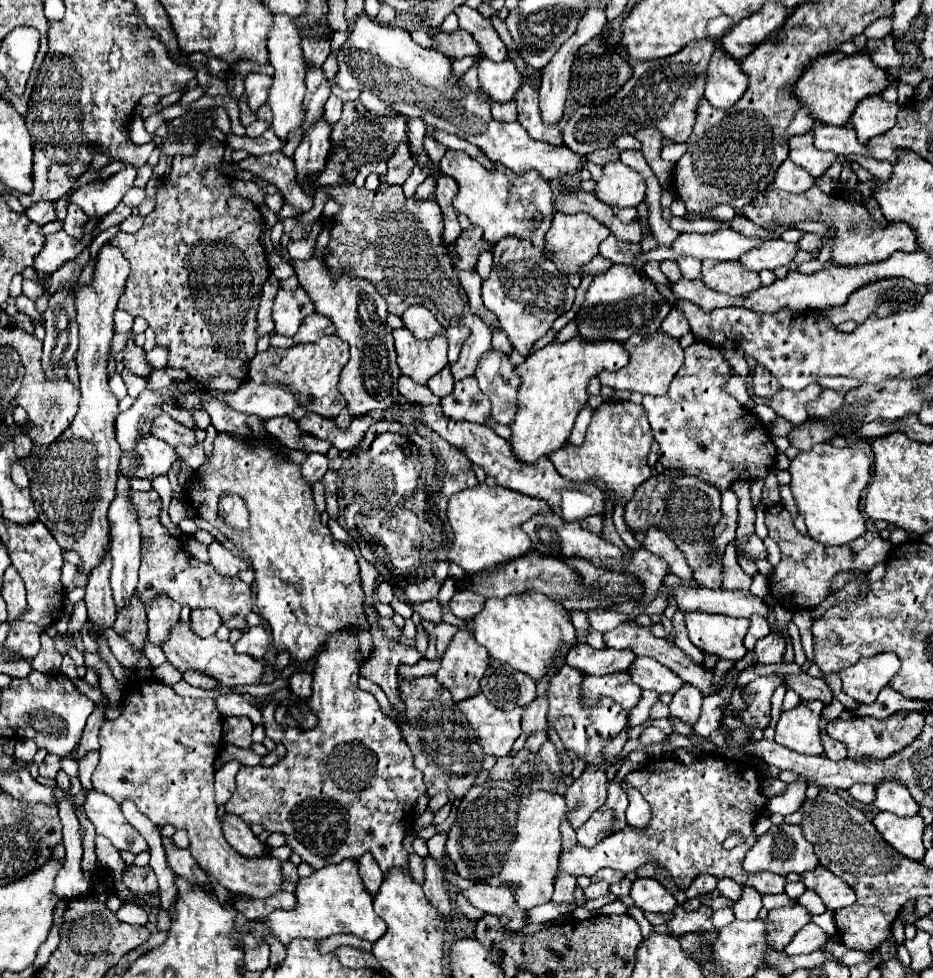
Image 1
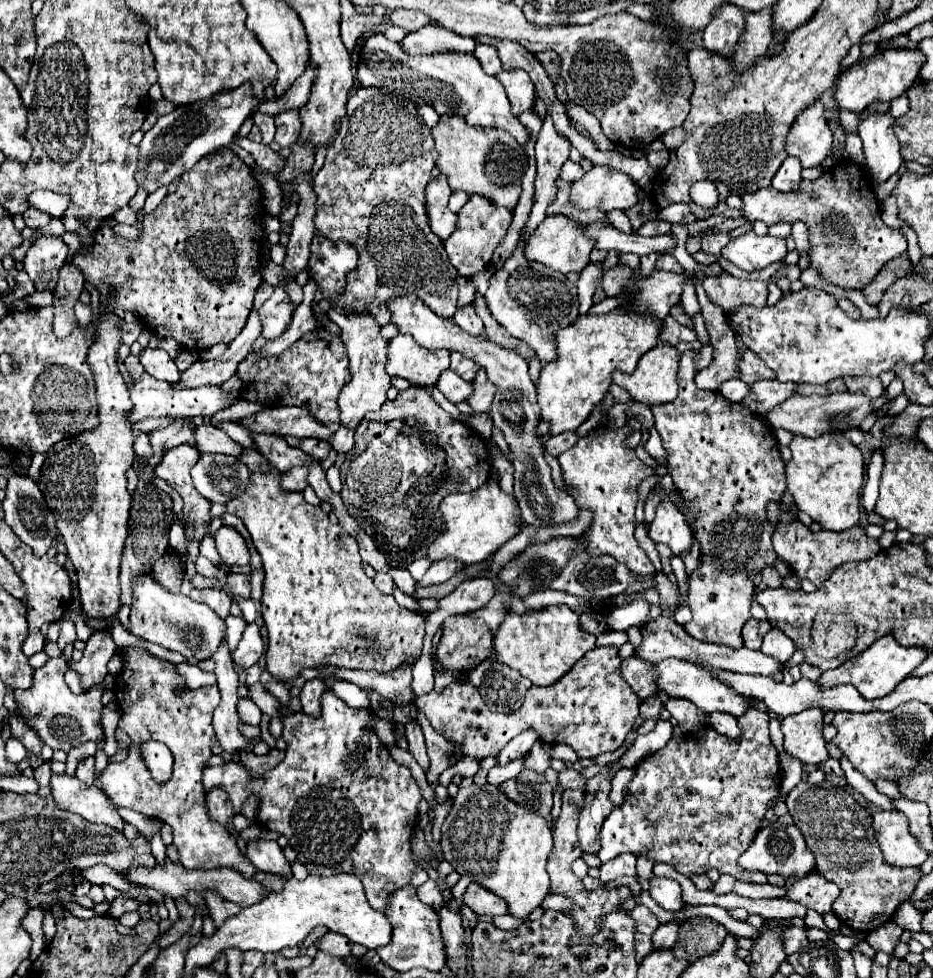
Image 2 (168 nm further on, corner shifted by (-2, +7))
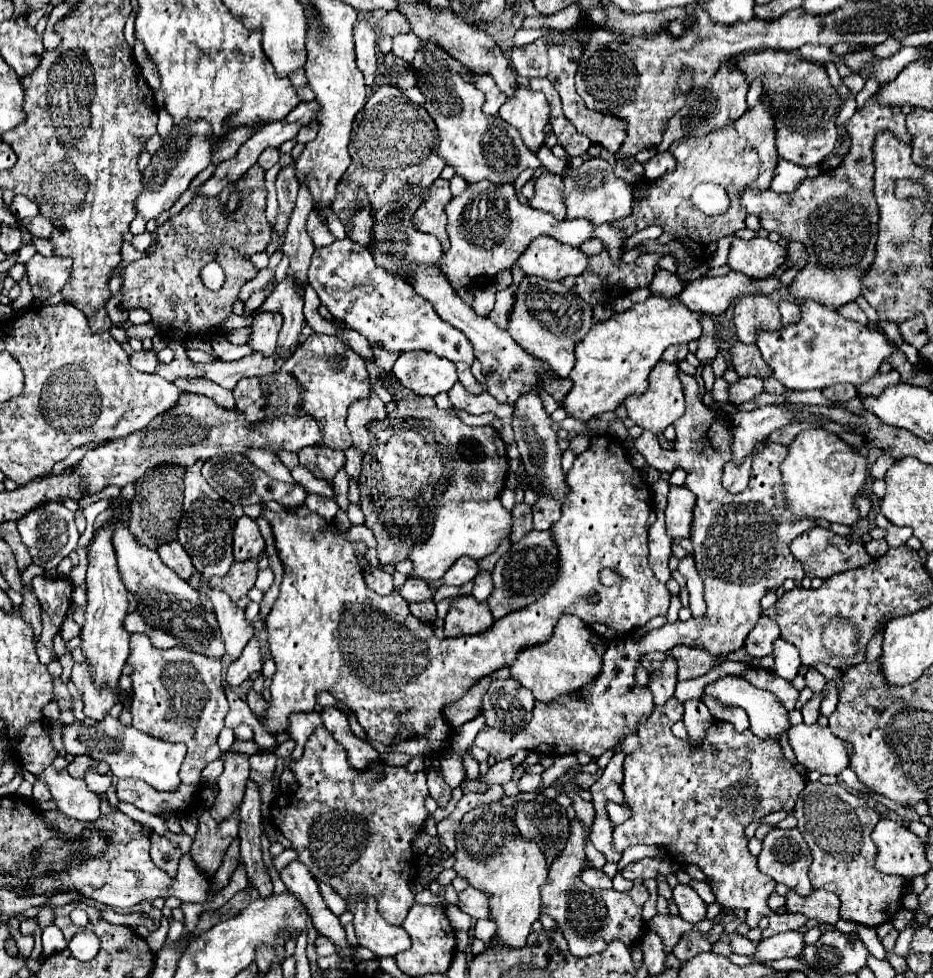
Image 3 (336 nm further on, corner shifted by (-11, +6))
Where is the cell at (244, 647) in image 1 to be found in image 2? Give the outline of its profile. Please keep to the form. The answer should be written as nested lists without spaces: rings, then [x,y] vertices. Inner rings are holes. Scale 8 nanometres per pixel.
[[[249,623],[247,629],[243,631],[243,637],[241,637],[235,653],[233,653],[235,665],[243,667],[243,669],[255,665],[259,661],[259,657],[263,655],[263,647],[265,647],[265,643],[263,643],[259,625],[257,623]]]

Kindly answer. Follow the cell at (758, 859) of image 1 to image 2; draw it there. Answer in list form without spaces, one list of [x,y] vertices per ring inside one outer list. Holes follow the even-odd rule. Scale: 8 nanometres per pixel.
[[[773,823],[765,829],[759,829],[755,835],[755,841],[749,845],[749,849],[739,857],[739,865],[749,871],[763,871],[767,875],[779,873],[783,877],[805,877],[815,869],[815,857],[811,849],[805,843],[803,833],[797,829],[797,825],[783,825],[783,823]]]

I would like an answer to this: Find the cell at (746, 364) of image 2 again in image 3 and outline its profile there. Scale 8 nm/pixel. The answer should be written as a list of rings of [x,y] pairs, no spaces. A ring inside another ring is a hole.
[[[734,342],[730,348],[730,364],[738,372],[738,376],[758,376],[758,378],[772,376],[772,370],[762,360],[758,346]]]

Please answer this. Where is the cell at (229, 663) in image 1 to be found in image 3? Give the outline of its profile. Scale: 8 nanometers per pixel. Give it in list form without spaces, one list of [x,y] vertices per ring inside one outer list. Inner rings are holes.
[[[116,522],[114,526],[116,530],[112,534],[112,544],[118,556],[118,568],[127,590],[134,593],[138,600],[136,610],[124,618],[124,630],[128,634],[148,634],[156,648],[182,646],[194,652],[202,652],[206,656],[220,658],[220,628],[216,616],[202,606],[198,592],[172,568],[168,568],[160,560],[156,550],[150,550],[148,546],[140,544],[130,534],[126,524]]]

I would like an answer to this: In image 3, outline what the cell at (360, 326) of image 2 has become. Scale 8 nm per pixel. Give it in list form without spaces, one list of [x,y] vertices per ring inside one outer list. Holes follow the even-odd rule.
[[[372,392],[370,400],[356,400],[350,408],[348,408],[348,420],[346,426],[352,434],[352,446],[364,456],[370,444],[370,436],[368,436],[368,426],[374,420],[384,420],[386,418],[386,408],[384,402]]]

